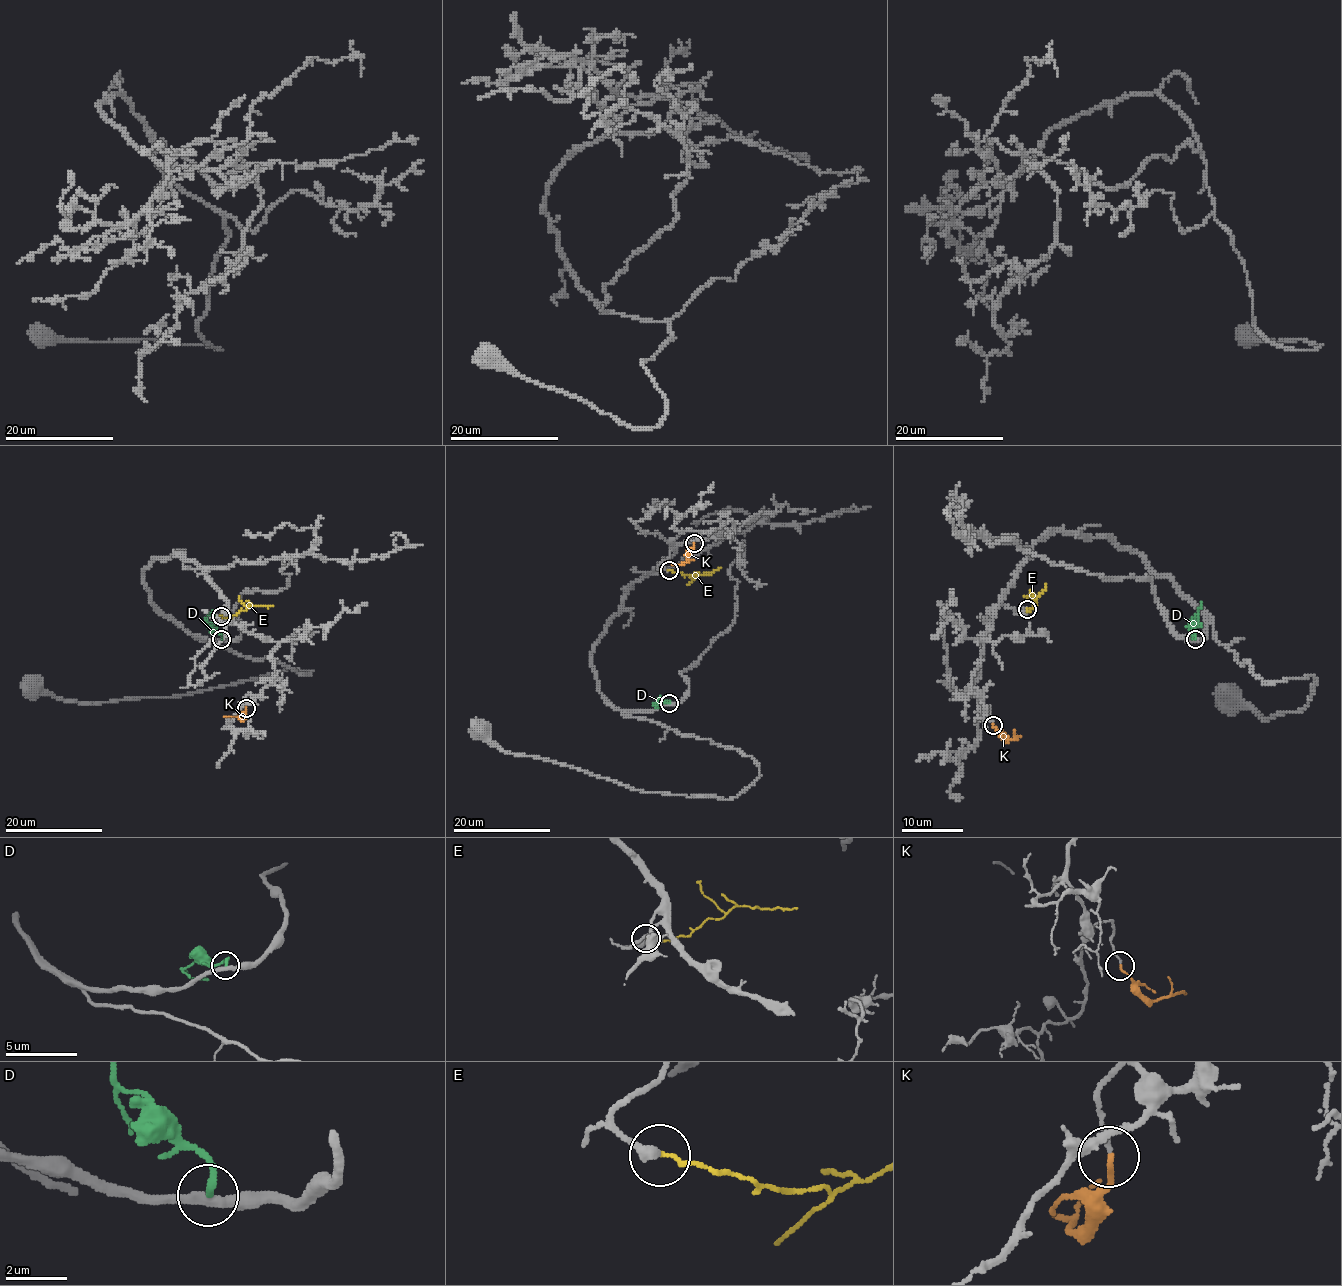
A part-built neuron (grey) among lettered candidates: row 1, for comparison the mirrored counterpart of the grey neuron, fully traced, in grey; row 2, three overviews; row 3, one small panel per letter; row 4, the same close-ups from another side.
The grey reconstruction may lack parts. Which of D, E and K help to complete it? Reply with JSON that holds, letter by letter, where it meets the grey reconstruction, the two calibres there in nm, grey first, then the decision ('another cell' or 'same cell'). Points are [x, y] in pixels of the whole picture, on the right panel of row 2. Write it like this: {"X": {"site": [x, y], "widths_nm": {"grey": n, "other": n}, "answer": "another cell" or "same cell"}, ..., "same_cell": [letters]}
{"D": {"site": [1195, 639], "widths_nm": {"grey": 300, "other": 240}, "answer": "another cell"}, "E": {"site": [1027, 609], "widths_nm": {"grey": 360, "other": 130}, "answer": "another cell"}, "K": {"site": [993, 725], "widths_nm": {"grey": 130, "other": 140}, "answer": "same cell"}, "same_cell": ["K"]}

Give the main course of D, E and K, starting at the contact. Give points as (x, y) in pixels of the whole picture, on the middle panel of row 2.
D: (669, 703), (659, 701), (654, 704), (663, 708)
E: (669, 570), (698, 575), (710, 574), (720, 566)
K: (694, 543), (688, 559), (671, 565)

